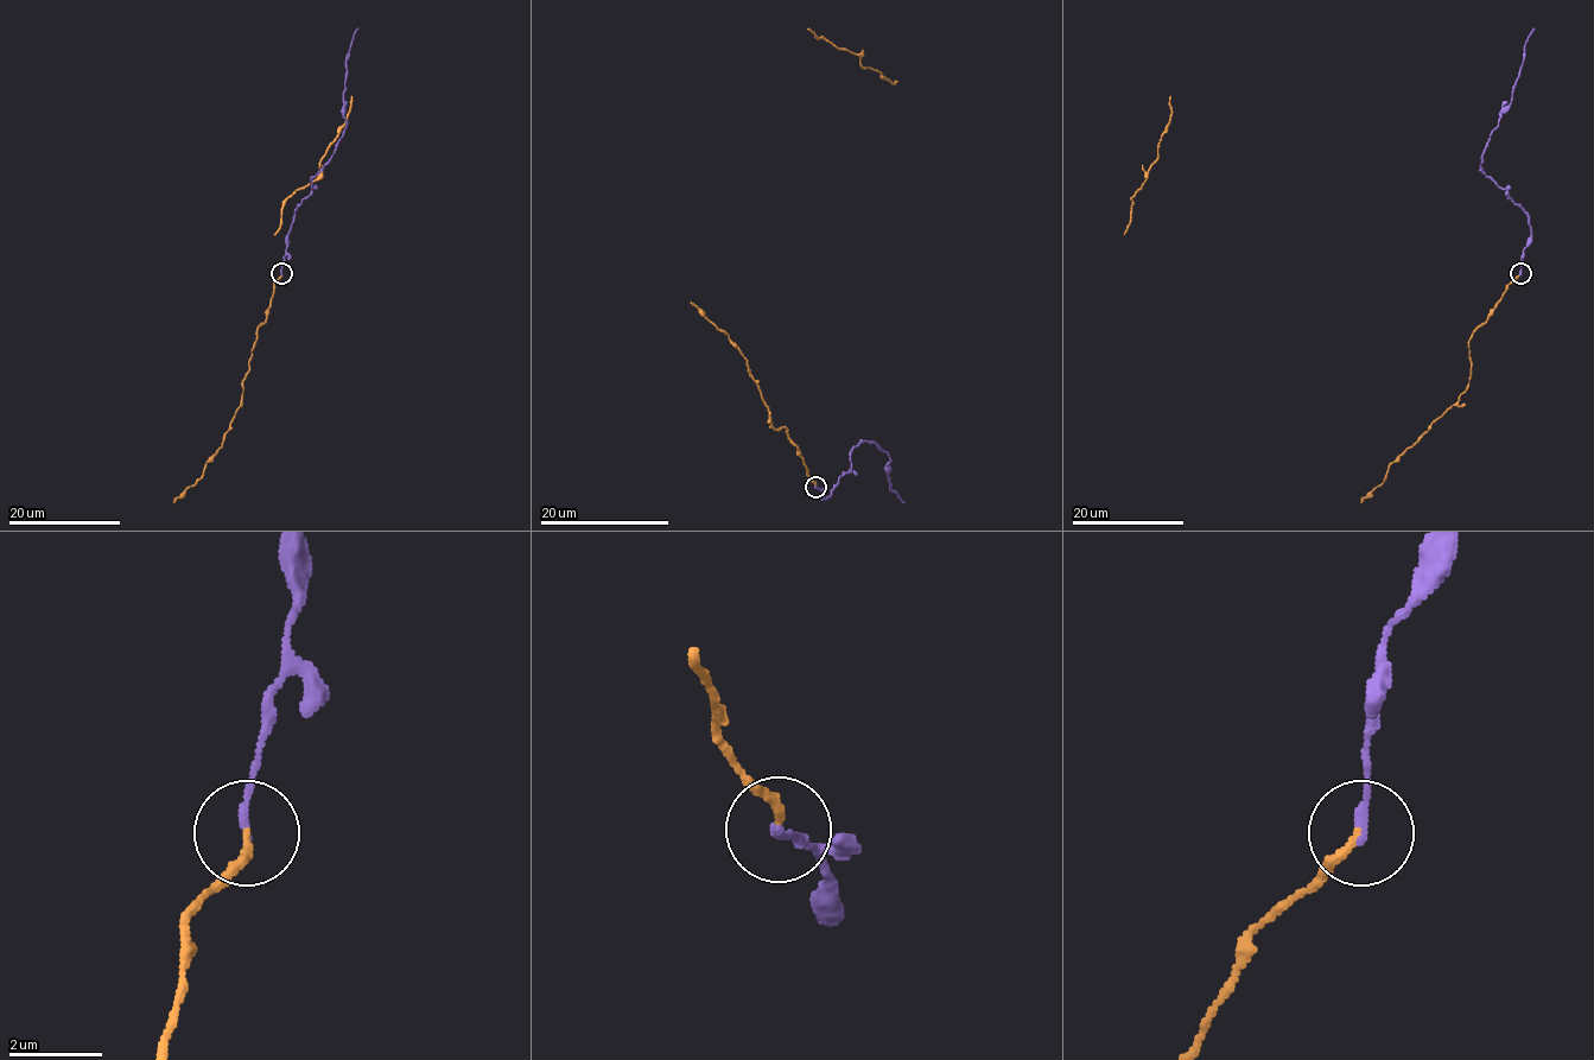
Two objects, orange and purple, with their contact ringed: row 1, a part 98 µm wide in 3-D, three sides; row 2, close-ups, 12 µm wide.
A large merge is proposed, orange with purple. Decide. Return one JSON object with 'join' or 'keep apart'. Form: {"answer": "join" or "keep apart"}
{"answer": "join"}

